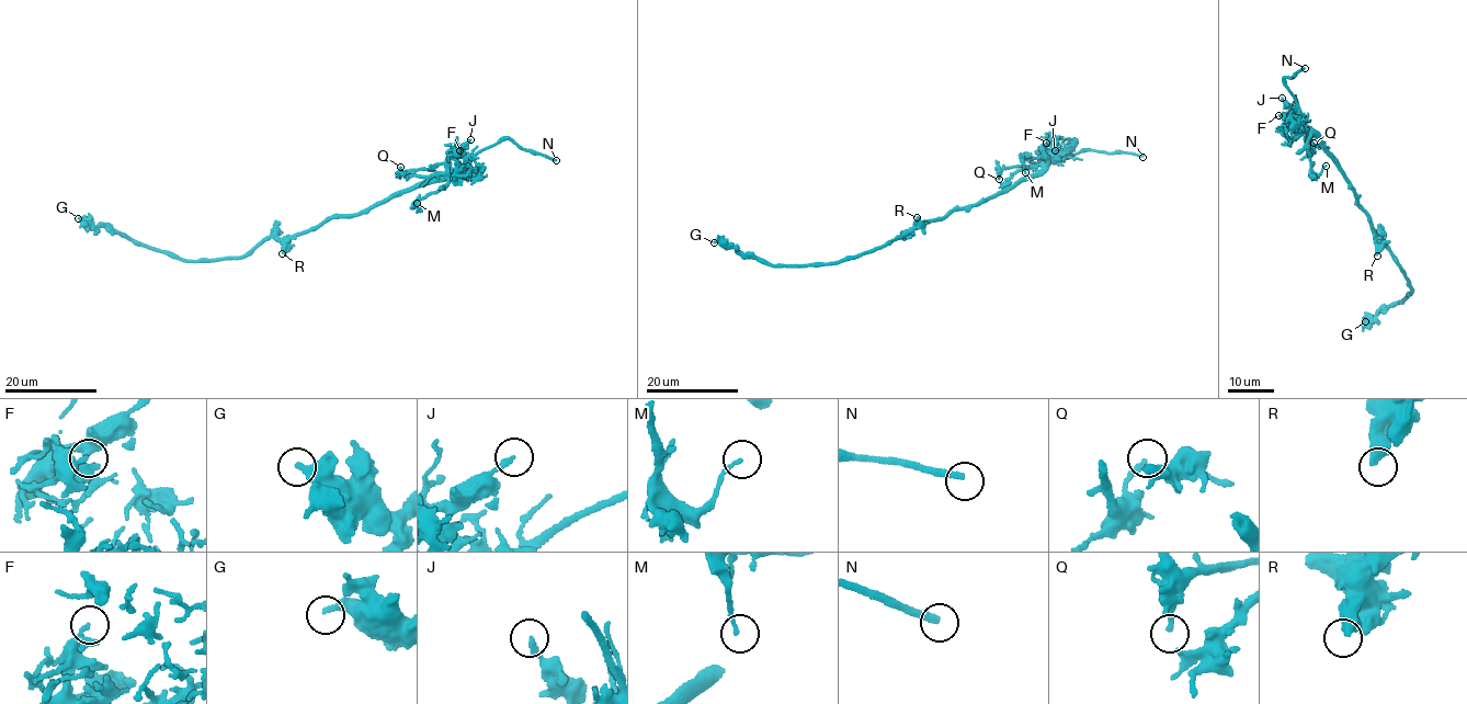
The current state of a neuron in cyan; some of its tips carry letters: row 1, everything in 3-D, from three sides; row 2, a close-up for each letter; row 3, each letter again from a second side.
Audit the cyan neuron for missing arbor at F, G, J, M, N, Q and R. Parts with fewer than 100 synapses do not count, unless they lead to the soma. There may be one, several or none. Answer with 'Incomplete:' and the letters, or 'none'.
Incomplete: N

